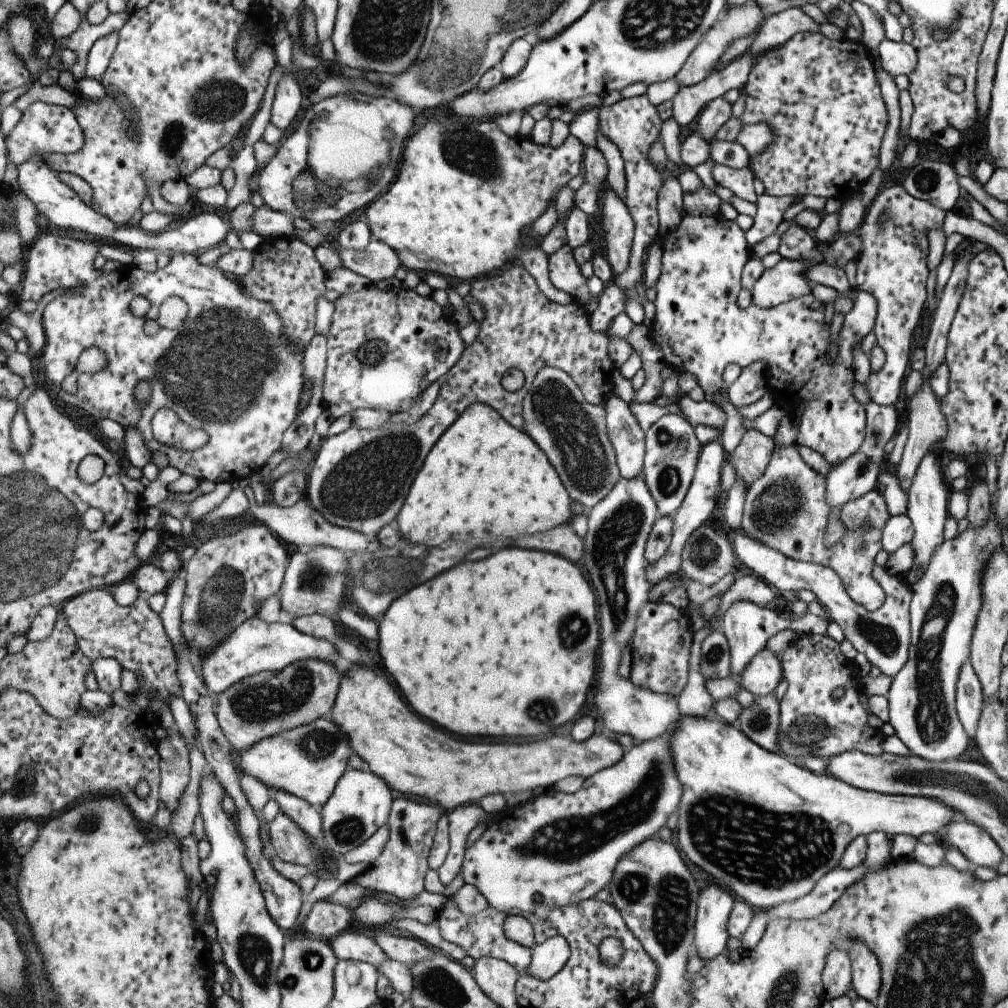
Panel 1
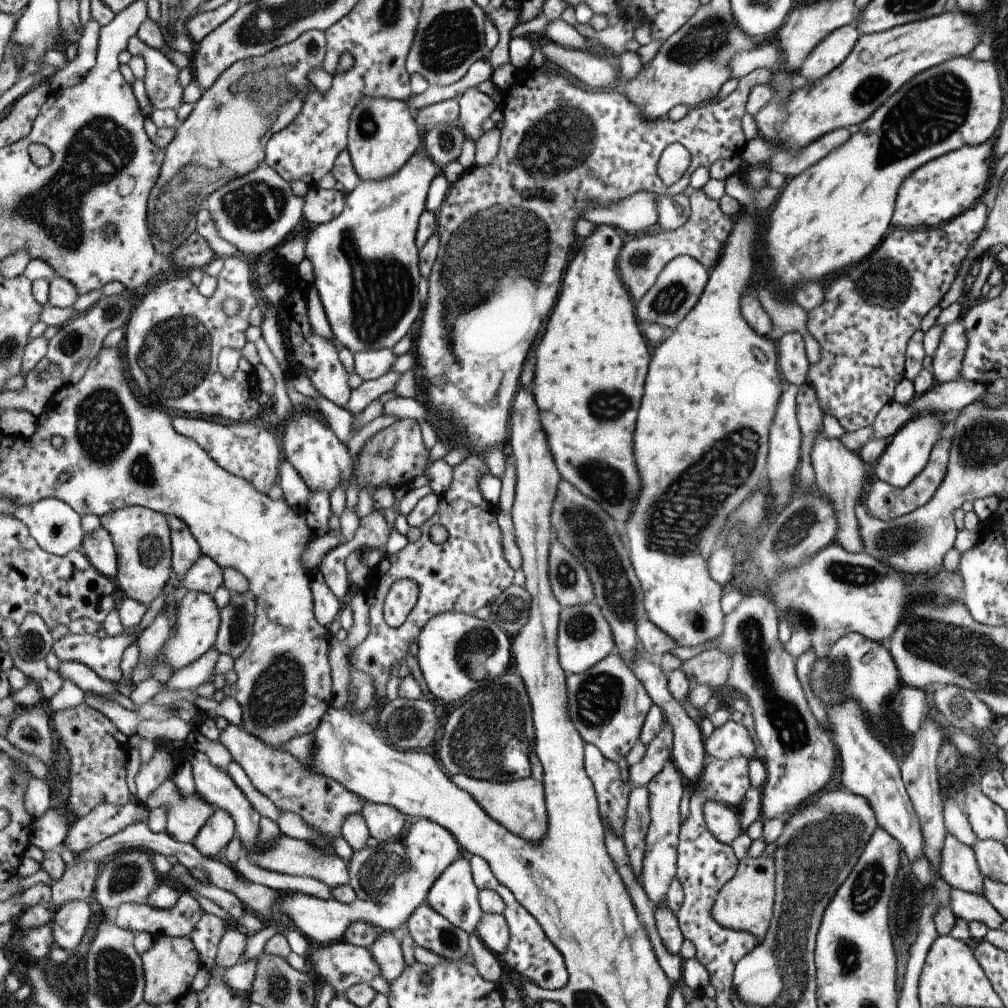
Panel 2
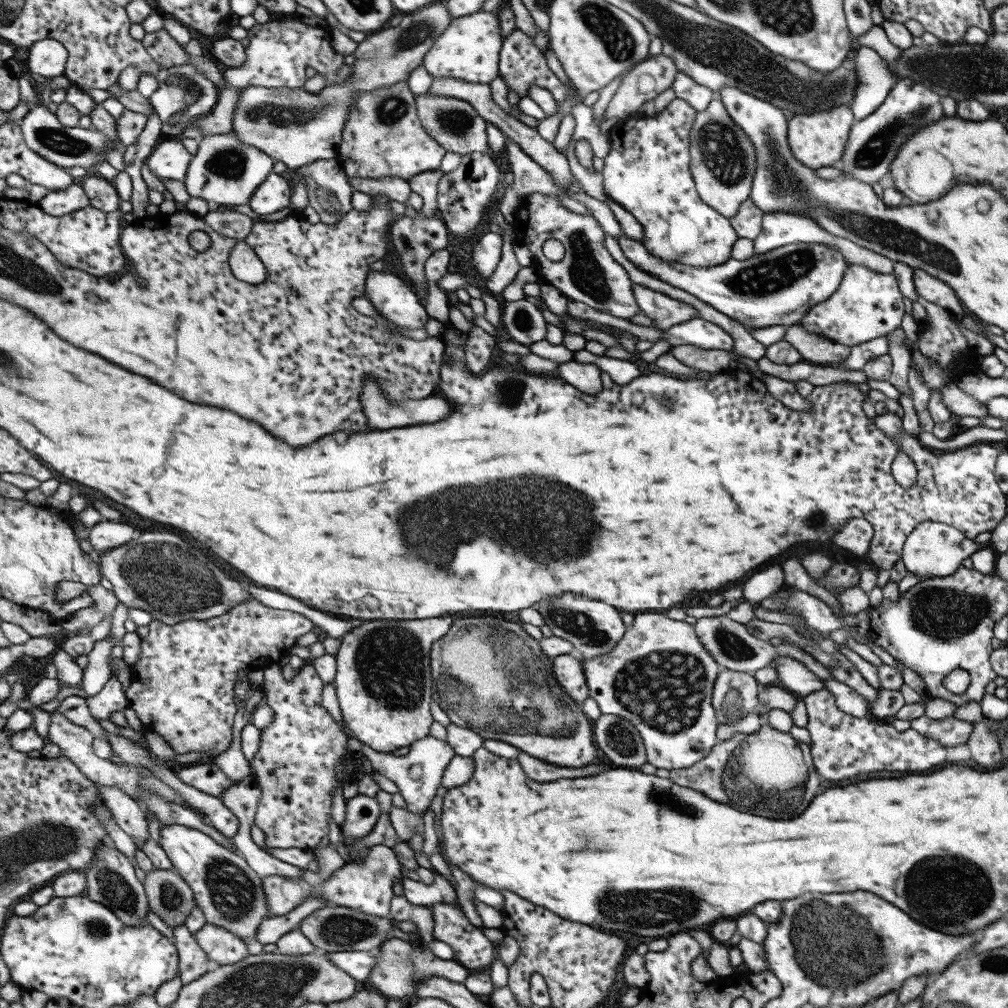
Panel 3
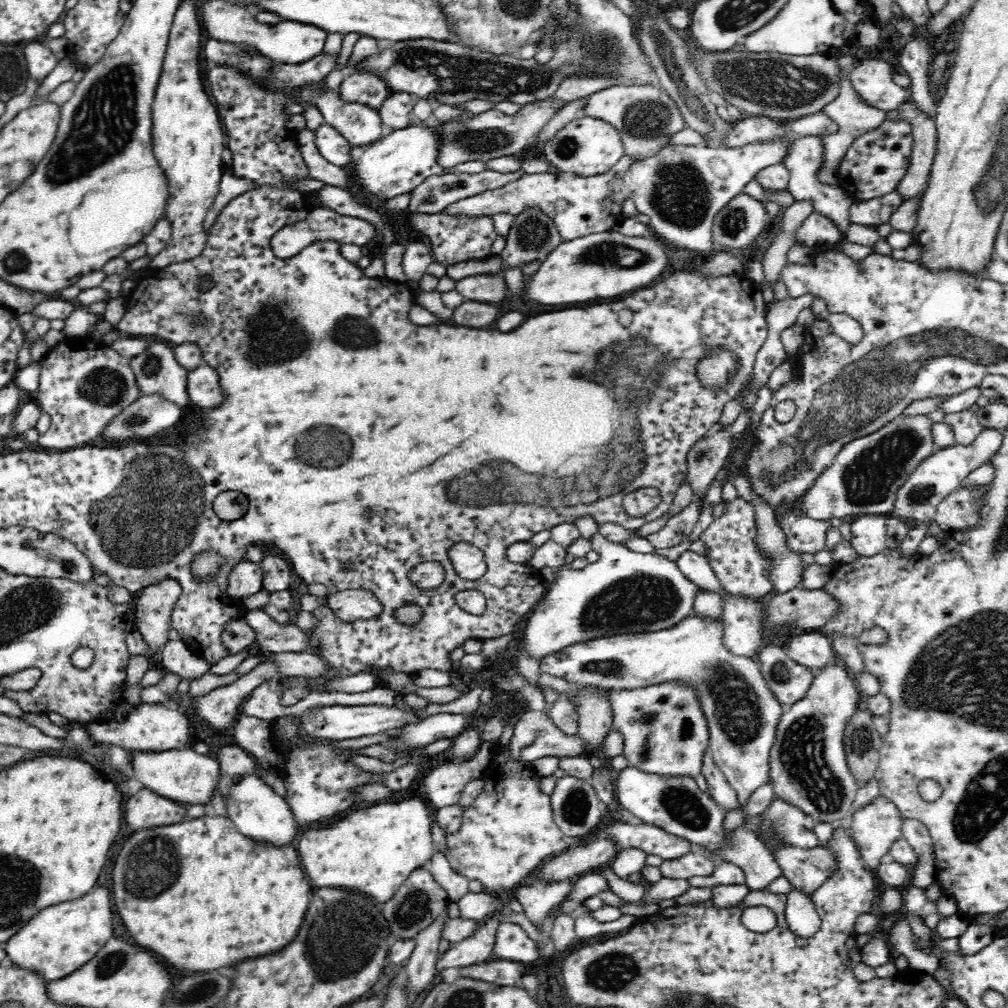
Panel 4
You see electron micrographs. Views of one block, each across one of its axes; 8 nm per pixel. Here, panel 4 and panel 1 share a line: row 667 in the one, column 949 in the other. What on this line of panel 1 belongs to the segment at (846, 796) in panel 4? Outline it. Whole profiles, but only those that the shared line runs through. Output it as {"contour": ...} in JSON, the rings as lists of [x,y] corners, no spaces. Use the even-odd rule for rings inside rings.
{"contour":[[[953,814],[953,820],[947,826],[943,840],[949,842],[951,848],[957,848],[973,868],[997,868],[1005,858],[997,842],[983,828],[967,822],[963,814]]]}

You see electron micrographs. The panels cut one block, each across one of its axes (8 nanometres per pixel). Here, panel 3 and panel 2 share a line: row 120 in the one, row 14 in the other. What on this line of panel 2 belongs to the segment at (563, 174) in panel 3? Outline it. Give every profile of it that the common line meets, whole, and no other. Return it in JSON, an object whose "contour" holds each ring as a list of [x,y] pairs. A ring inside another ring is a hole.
{"contour":[[[521,4],[517,10],[513,8],[501,8],[501,10],[493,10],[491,6],[485,8],[485,16],[489,18],[489,22],[493,24],[493,30],[499,32],[501,44],[497,50],[491,50],[489,56],[489,64],[491,70],[495,72],[499,66],[509,64],[511,62],[511,30],[519,26],[519,16],[521,16]]]}

